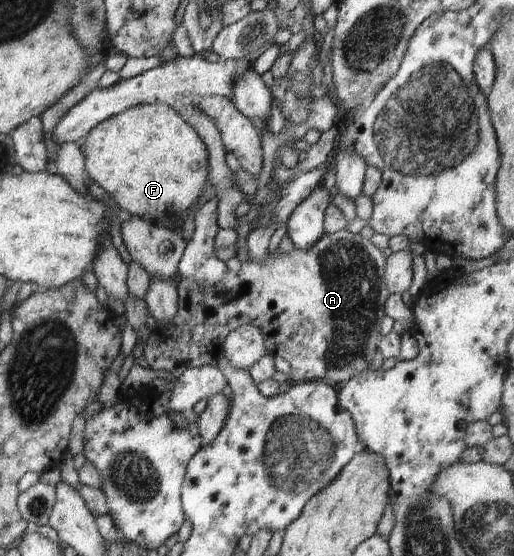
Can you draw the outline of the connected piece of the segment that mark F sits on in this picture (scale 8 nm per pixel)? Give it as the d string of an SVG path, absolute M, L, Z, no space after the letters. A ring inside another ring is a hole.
M141 103L141 105L129 107L129 109L123 111L123 113L111 115L109 119L101 121L99 125L94 129L91 129L83 141L84 144L82 145L82 152L84 155L85 171L87 171L87 175L89 175L89 178L93 182L97 183L99 187L102 187L109 197L115 199L124 214L138 216L143 219L147 219L148 221L152 221L153 223L158 223L160 226L164 226L165 228L174 230L175 225L171 223L171 219L169 219L169 217L179 217L179 215L184 214L187 215L187 210L191 207L191 203L199 199L199 196L202 195L203 187L208 185L208 153L201 137L197 135L195 129L193 129L191 125L188 125L186 121L183 120L183 117L179 115L174 107L170 107L165 103L153 103L146 105Z

